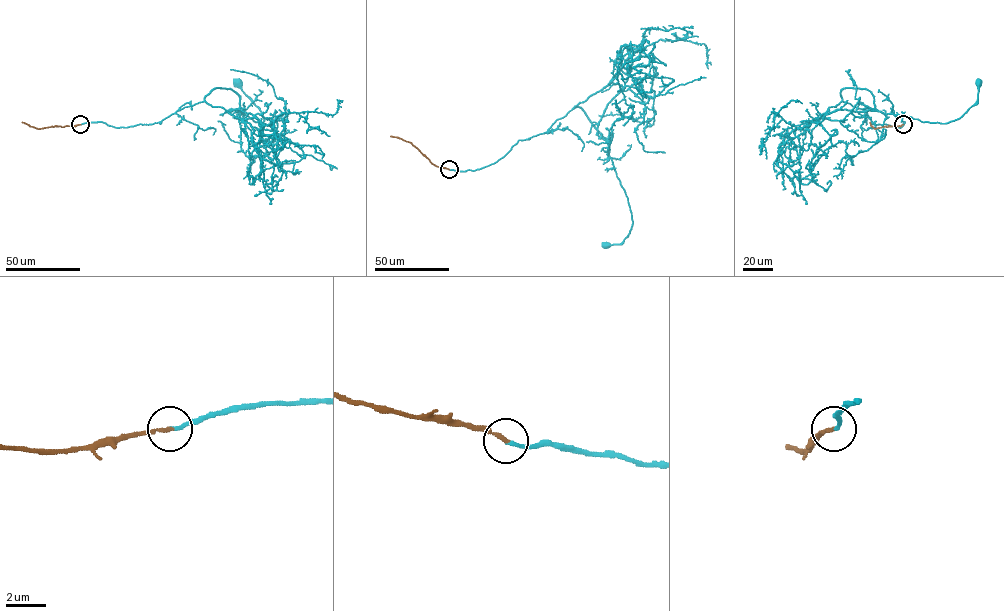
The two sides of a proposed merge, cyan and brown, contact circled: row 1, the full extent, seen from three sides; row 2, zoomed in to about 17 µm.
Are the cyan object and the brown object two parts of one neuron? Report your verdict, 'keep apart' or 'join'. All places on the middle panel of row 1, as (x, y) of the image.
join

